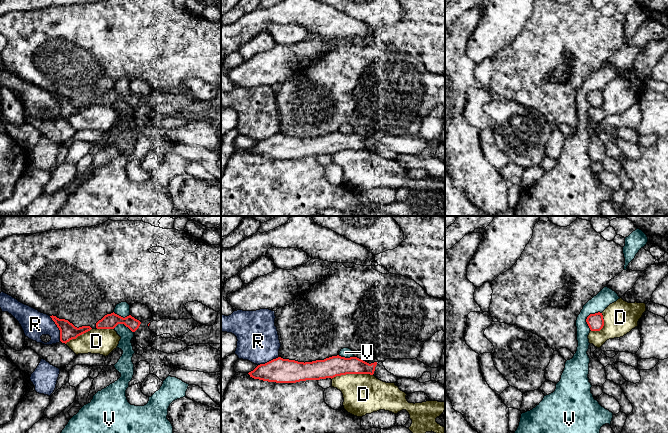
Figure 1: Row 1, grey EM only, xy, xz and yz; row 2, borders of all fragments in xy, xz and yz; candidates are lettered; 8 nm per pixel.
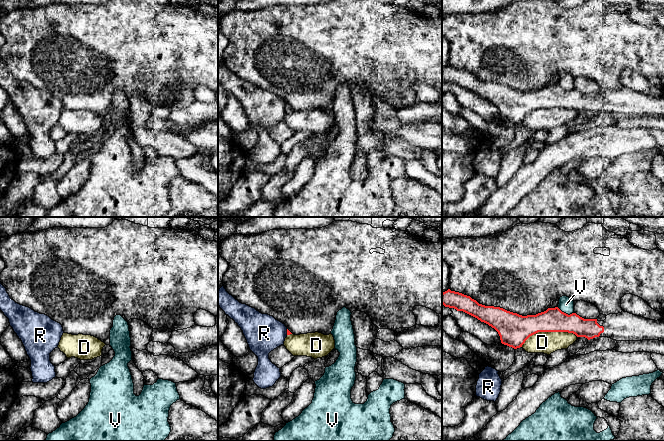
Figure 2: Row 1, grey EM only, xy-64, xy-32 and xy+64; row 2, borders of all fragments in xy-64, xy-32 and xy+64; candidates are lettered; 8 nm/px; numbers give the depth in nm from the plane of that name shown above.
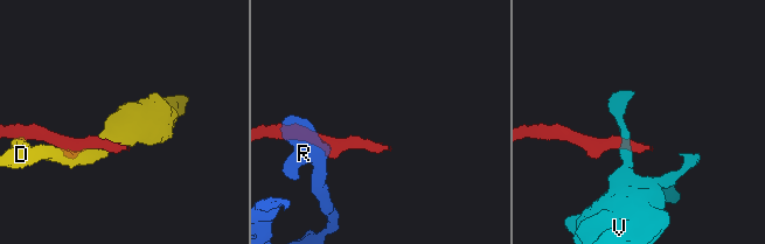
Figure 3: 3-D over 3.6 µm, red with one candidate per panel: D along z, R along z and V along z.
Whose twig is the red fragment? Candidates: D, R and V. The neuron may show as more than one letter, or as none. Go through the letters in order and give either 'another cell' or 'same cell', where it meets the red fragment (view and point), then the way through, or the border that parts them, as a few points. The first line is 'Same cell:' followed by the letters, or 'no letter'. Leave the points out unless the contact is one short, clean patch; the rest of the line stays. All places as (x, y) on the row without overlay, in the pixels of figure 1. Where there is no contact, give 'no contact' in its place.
Same cell: no letter
D: another cell; contact xz (351, 149)
R: another cell; contact xy (59, 105)
V: another cell; contact yz (588, 92); border yz (601, 88), (595, 88), (587, 93), (586, 99), (589, 105)

